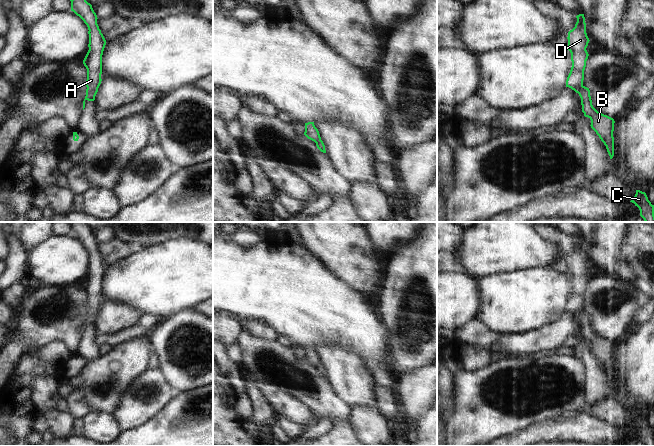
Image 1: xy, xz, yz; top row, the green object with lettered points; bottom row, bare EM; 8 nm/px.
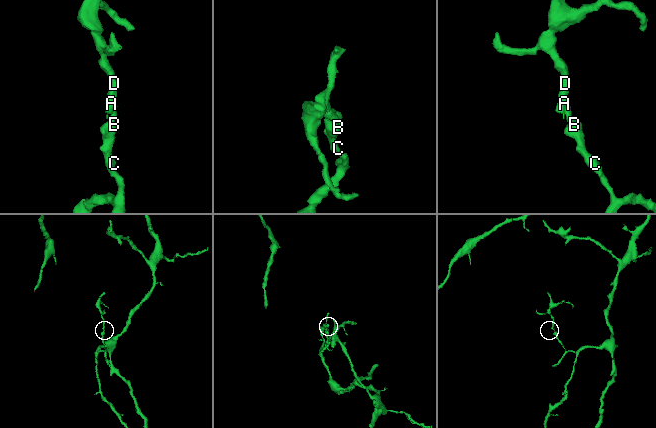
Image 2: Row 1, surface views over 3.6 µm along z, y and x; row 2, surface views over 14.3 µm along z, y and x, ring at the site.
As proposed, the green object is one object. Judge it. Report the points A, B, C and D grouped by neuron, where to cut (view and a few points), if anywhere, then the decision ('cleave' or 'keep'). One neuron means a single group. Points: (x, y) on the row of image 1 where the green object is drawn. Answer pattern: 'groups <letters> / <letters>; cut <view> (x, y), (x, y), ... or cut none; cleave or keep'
groups A D / B C; cut yz (582, 85), (577, 92); cleave

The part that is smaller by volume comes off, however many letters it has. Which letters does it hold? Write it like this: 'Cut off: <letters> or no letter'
Cut off: A, D

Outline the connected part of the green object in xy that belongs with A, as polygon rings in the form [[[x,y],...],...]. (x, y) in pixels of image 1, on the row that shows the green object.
[[[70,0],[71,11],[79,16],[88,27],[89,34],[89,50],[83,60],[83,64],[87,69],[86,80],[86,96],[83,101],[83,110],[85,101],[94,101],[96,91],[101,84],[102,74],[102,55],[106,45],[106,40],[97,24],[97,15],[92,5],[86,0]]]

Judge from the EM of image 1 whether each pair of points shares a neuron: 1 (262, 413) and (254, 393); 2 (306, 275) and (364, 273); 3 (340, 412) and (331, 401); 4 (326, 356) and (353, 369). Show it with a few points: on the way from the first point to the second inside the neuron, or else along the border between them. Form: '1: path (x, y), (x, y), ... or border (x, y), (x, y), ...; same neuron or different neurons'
1: path (261, 408), (256, 398); same neuron
2: border (315, 258), (332, 274), (352, 287); different neurons
3: path (337, 409), (332, 404); same neuron
4: path (333, 357), (346, 369); same neuron

